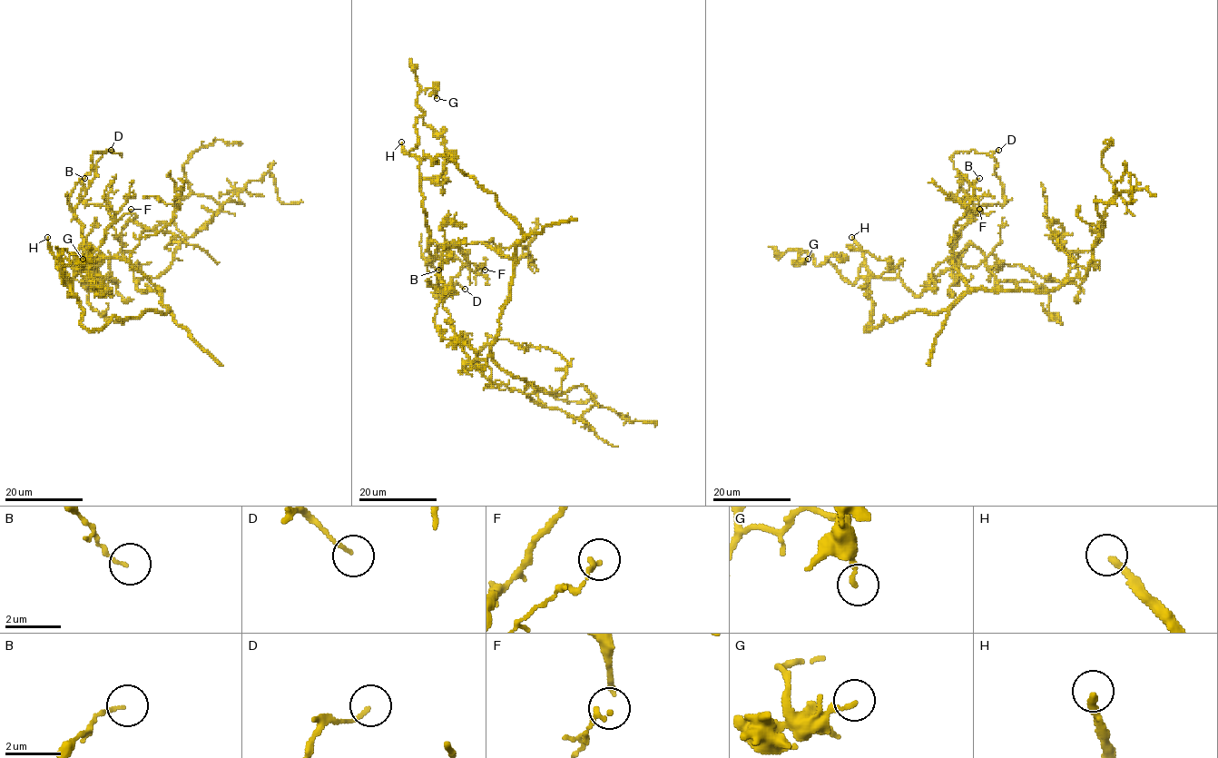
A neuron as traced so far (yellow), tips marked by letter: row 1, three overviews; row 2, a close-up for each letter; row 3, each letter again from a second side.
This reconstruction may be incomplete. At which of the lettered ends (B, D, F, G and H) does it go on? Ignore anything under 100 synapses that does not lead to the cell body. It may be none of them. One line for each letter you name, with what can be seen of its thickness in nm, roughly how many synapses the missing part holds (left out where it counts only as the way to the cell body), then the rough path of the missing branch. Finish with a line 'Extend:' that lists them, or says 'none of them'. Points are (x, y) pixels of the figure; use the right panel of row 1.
H: 240 nm | 300 syn | (851, 237), (856, 222), (858, 233), (911, 273), (964, 278), (996, 297), (1036, 293), (1065, 315)
Extend: H

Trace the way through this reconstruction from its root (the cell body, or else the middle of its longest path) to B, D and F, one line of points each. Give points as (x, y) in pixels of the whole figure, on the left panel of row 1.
B: (160, 289), (125, 260), (88, 260), (83, 226), (69, 202), (74, 185), (84, 178)
D: (160, 289), (127, 261), (100, 252), (113, 217), (105, 205), (86, 204), (79, 197), (83, 178), (111, 150)
F: (160, 289), (127, 261), (105, 258), (100, 252), (104, 231), (131, 209)

